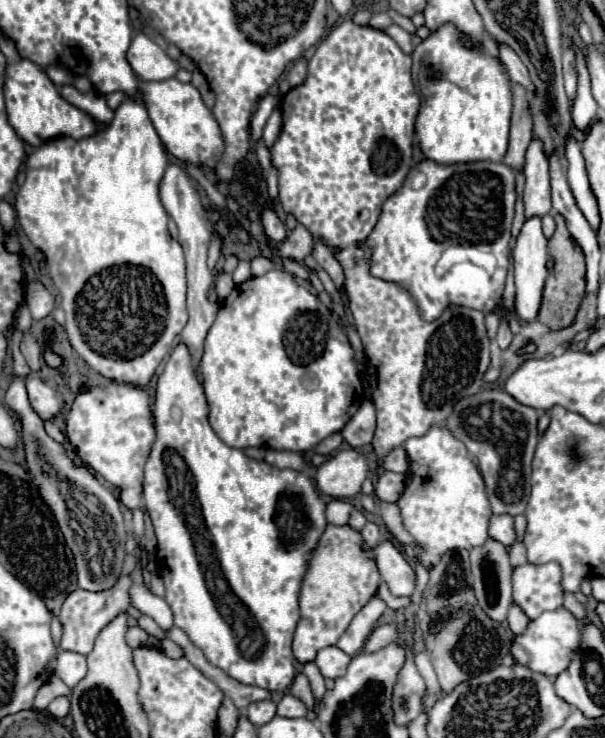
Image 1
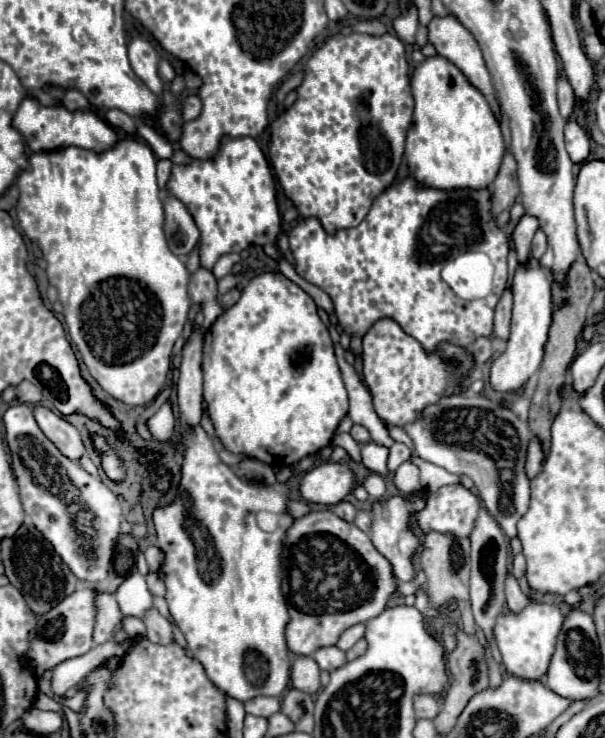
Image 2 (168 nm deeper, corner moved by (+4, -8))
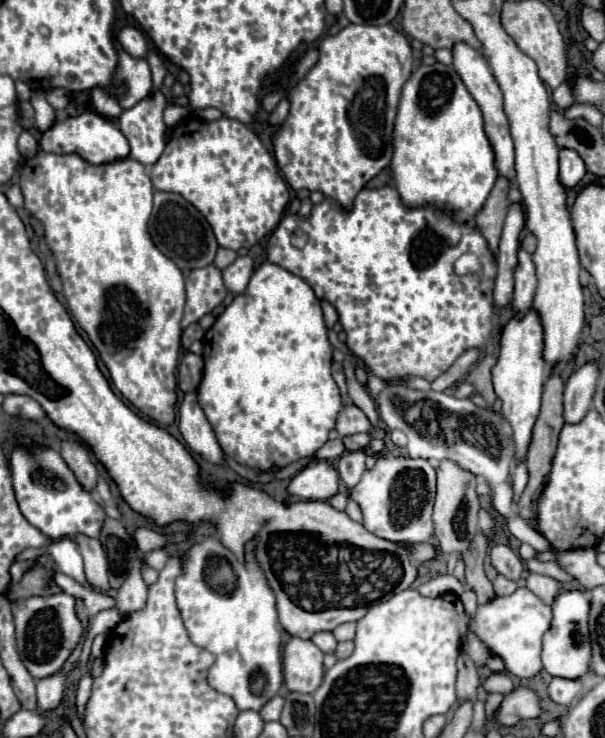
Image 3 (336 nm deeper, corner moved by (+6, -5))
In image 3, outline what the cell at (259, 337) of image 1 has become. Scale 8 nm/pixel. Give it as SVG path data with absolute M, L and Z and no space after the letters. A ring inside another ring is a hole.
M264 262L250 278L248 286L244 292L240 292L230 306L226 306L226 310L216 318L216 322L212 324L212 328L204 334L204 378L198 386L198 402L206 414L206 418L210 420L216 438L222 446L222 450L234 458L238 464L246 464L250 468L260 468L260 470L270 470L276 472L280 468L284 468L290 462L296 462L300 458L308 458L312 456L318 448L322 448L328 442L328 434L330 430L336 426L336 418L342 410L342 394L332 378L330 372L332 366L332 346L328 342L328 330L324 324L324 316L320 310L320 300L316 298L316 294L312 292L312 288L300 280L298 276L290 274L288 270L272 264L272 262Z

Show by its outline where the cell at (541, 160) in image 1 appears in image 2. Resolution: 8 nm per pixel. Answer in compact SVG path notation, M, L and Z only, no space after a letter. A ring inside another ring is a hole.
M524 215L514 231L514 245L516 245L516 253L518 253L518 263L528 263L530 259L530 241L534 237L538 229L538 219Z

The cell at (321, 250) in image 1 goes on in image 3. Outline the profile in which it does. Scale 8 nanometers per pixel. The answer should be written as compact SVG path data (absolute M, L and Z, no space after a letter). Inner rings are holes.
M394 186L364 188L356 196L350 212L344 212L332 200L322 200L304 220L298 214L284 216L268 240L268 262L300 276L312 286L318 298L334 304L340 324L348 336L348 348L382 380L420 376L432 382L468 348L484 348L496 328L496 310L492 306L496 260L482 232L468 222L458 222L446 210L438 210L434 206L404 206ZM296 230L302 230L308 236L304 248L296 248L290 242ZM464 252L478 254L484 268L480 278L460 278L454 274L452 264Z

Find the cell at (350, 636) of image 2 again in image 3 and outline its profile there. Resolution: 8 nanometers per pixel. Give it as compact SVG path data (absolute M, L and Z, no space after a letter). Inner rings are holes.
M346 622L346 624L340 624L334 632L334 638L338 642L344 642L344 640L354 640L354 634L356 634L356 624L354 622Z

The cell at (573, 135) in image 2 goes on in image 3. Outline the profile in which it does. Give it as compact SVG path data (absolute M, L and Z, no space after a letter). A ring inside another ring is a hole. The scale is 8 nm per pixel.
M560 148L560 182L566 190L576 186L586 174L586 164L572 148Z

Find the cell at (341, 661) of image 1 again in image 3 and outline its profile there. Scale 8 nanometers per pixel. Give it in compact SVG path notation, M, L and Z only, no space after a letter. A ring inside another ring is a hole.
M318 632L312 642L324 652L324 654L334 654L336 652L336 638L332 636L332 632Z

